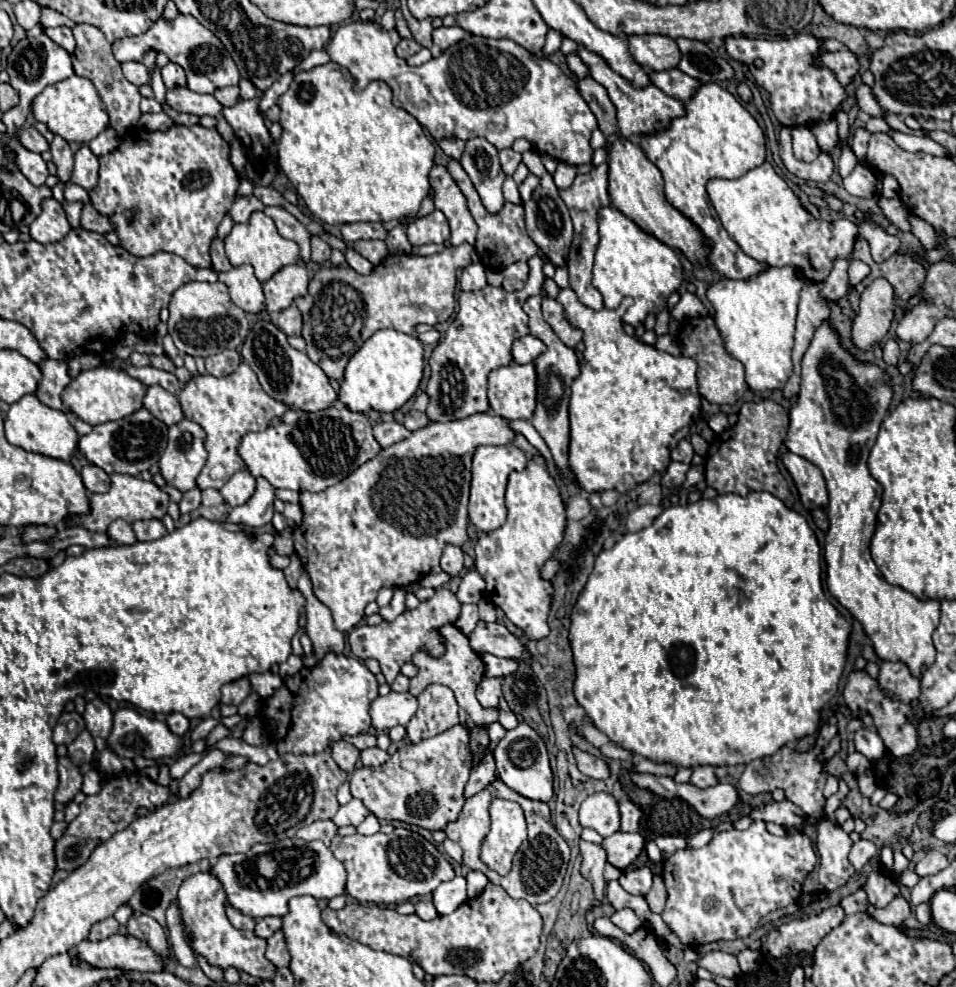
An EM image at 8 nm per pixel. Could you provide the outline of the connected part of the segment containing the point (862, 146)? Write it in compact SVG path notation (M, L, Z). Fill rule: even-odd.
M857 129L857 131L853 133L853 139L851 139L851 149L853 149L853 153L855 153L861 161L865 161L867 141L869 141L869 133L867 133L865 129Z

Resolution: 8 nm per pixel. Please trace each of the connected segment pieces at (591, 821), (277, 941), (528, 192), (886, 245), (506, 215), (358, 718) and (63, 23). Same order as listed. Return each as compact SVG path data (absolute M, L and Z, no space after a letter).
M593 793L589 795L579 809L579 823L599 831L599 835L609 837L621 827L619 801L611 793Z
M279 929L271 935L271 939L267 941L267 959L275 965L275 967L287 967L291 961L291 955L287 951L287 943L285 943L285 933Z
M527 175L527 179L523 183L519 183L519 193L521 193L521 201L529 201L531 195L533 195L533 189L539 185L539 179L535 175Z
M865 219L859 227L859 235L865 237L871 245L871 255L877 263L887 261L891 255L895 255L901 249L901 243L897 236L887 234L881 227L872 221Z
M451 161L449 163L449 173L453 175L455 183L459 185L459 189L463 191L465 199L467 199L467 205L469 205L469 211L479 227L479 233L477 233L477 243L475 243L475 251L481 259L481 263L487 267L487 269L495 269L495 271L501 271L505 269L507 265L513 265L515 261L529 261L533 255L541 255L539 247L533 243L533 239L529 239L529 233L525 231L525 211L523 211L523 205L515 205L515 203L505 203L503 209L493 215L489 211L485 211L469 175L463 171L461 163L459 161Z
M327 653L319 667L303 667L295 677L285 679L283 687L271 699L263 699L261 711L279 723L273 741L279 755L283 753L319 753L327 745L332 747L332 757L337 765L353 773L359 749L343 740L343 735L359 735L371 727L369 707L377 693L379 683L375 675L357 659Z
M45 7L41 13L41 25L43 27L57 27L59 25L59 27L71 27L71 29L75 27L73 21L69 21L65 15L61 15L49 7Z

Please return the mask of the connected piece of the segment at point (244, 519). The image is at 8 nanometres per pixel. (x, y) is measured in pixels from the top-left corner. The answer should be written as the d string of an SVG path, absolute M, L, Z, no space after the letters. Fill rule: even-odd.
M257 479L255 495L247 503L233 507L227 521L237 523L237 525L247 525L253 529L263 527L271 523L273 499L275 499L275 489L265 479Z

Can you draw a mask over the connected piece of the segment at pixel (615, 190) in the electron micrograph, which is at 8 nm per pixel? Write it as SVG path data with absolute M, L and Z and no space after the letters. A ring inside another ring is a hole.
M615 139L613 143L607 145L609 153L609 197L611 203L623 213L629 215L643 231L649 231L663 243L671 245L677 251L683 251L693 263L701 261L707 257L707 245L705 237L699 233L699 229L683 217L675 207L671 207L663 195L663 177L659 169L647 159L645 151L637 145L631 143L629 139Z

